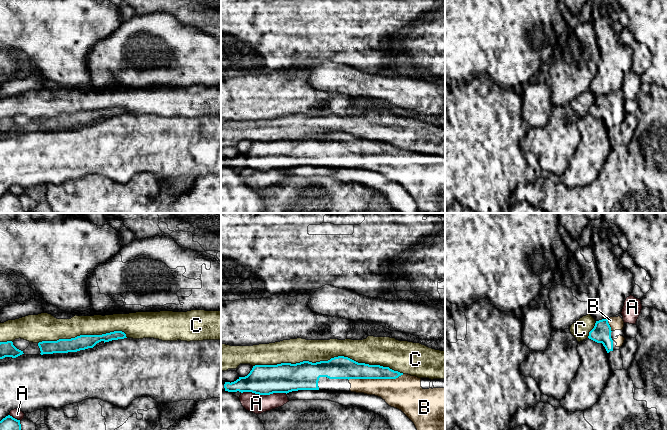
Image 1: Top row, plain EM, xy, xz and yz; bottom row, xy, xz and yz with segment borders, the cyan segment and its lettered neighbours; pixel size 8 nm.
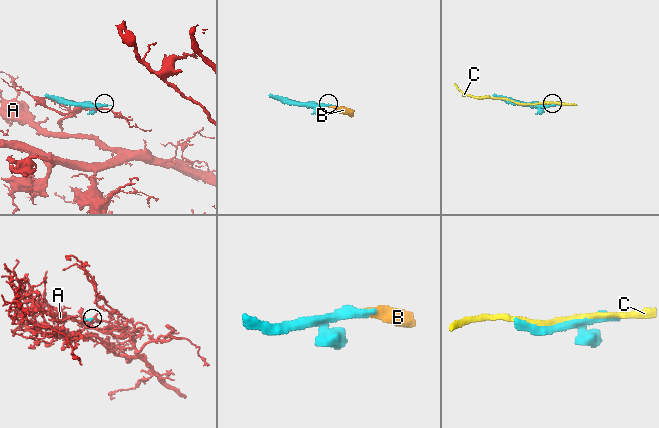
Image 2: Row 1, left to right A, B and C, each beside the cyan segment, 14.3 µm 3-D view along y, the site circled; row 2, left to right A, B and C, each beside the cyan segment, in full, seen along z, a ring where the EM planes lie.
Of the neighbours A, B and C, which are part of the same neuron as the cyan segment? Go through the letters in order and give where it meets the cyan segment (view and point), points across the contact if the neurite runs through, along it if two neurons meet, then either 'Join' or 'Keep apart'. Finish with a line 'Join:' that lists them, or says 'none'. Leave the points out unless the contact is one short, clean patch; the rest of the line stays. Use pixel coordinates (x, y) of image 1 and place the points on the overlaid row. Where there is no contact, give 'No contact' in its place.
A: Touches cyan at xz (264, 394). Keep apart
B: Touches cyan at xz (375, 378). Path across: xz (346, 368), (364, 378), (375, 378), (389, 384), (402, 393). Join
C: Touches cyan at xz (328, 360). Keep apart
Join: B

